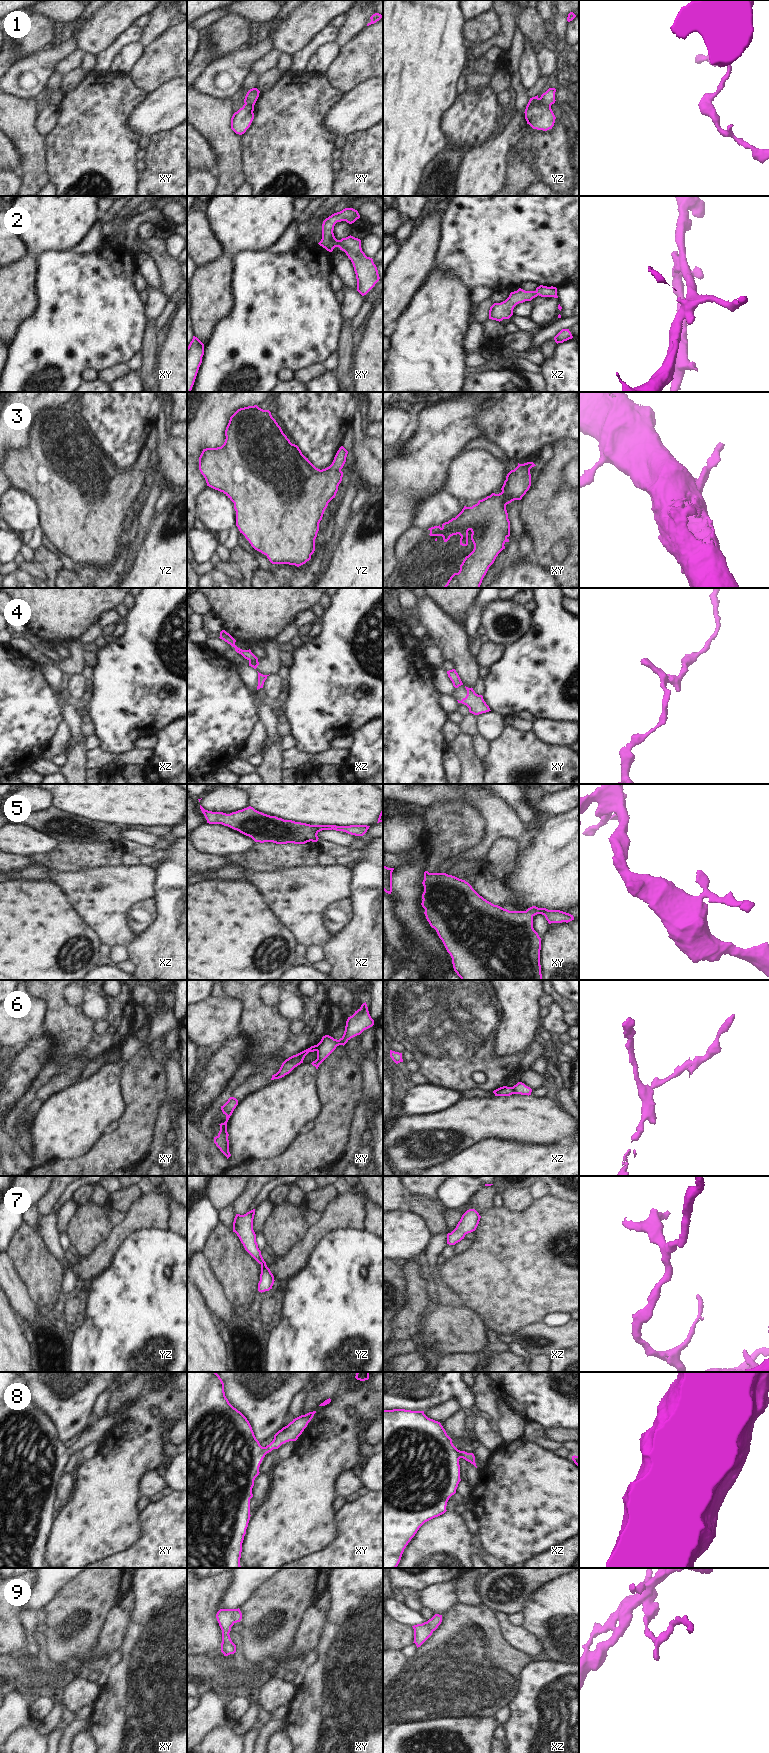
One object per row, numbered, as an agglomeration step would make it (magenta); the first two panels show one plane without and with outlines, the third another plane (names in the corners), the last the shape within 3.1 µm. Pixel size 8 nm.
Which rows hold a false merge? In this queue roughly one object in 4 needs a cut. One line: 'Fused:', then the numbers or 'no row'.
Fused: 1, 4, 6

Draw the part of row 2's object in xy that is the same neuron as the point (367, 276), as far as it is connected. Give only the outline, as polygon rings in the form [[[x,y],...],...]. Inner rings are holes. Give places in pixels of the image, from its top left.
[[[345,208],[340,212],[334,213],[323,221],[322,239],[318,243],[327,251],[332,252],[335,247],[344,251],[351,260],[357,279],[357,291],[366,295],[379,281],[380,277],[373,259],[367,257],[361,248],[361,240],[353,236],[348,236],[337,240],[333,230],[337,222],[346,221],[349,224],[354,223],[360,215],[353,208]]]

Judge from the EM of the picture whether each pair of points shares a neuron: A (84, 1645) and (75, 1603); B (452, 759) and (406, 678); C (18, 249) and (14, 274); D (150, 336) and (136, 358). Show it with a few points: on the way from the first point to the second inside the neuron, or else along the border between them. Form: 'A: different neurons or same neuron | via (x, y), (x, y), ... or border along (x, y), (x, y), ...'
A: same neuron | via (84, 1632), (92, 1621), (92, 1612), (88, 1608)
B: different neurons | border along (447, 748), (443, 752), (444, 771)
C: different neurons | border along (28, 252), (10, 264)
D: different neurons | border along (141, 350), (141, 365), (136, 370)

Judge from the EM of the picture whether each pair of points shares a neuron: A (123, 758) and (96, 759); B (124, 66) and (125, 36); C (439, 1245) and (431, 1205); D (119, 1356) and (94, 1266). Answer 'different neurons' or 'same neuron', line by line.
A: same neuron
B: different neurons
C: different neurons
D: different neurons

